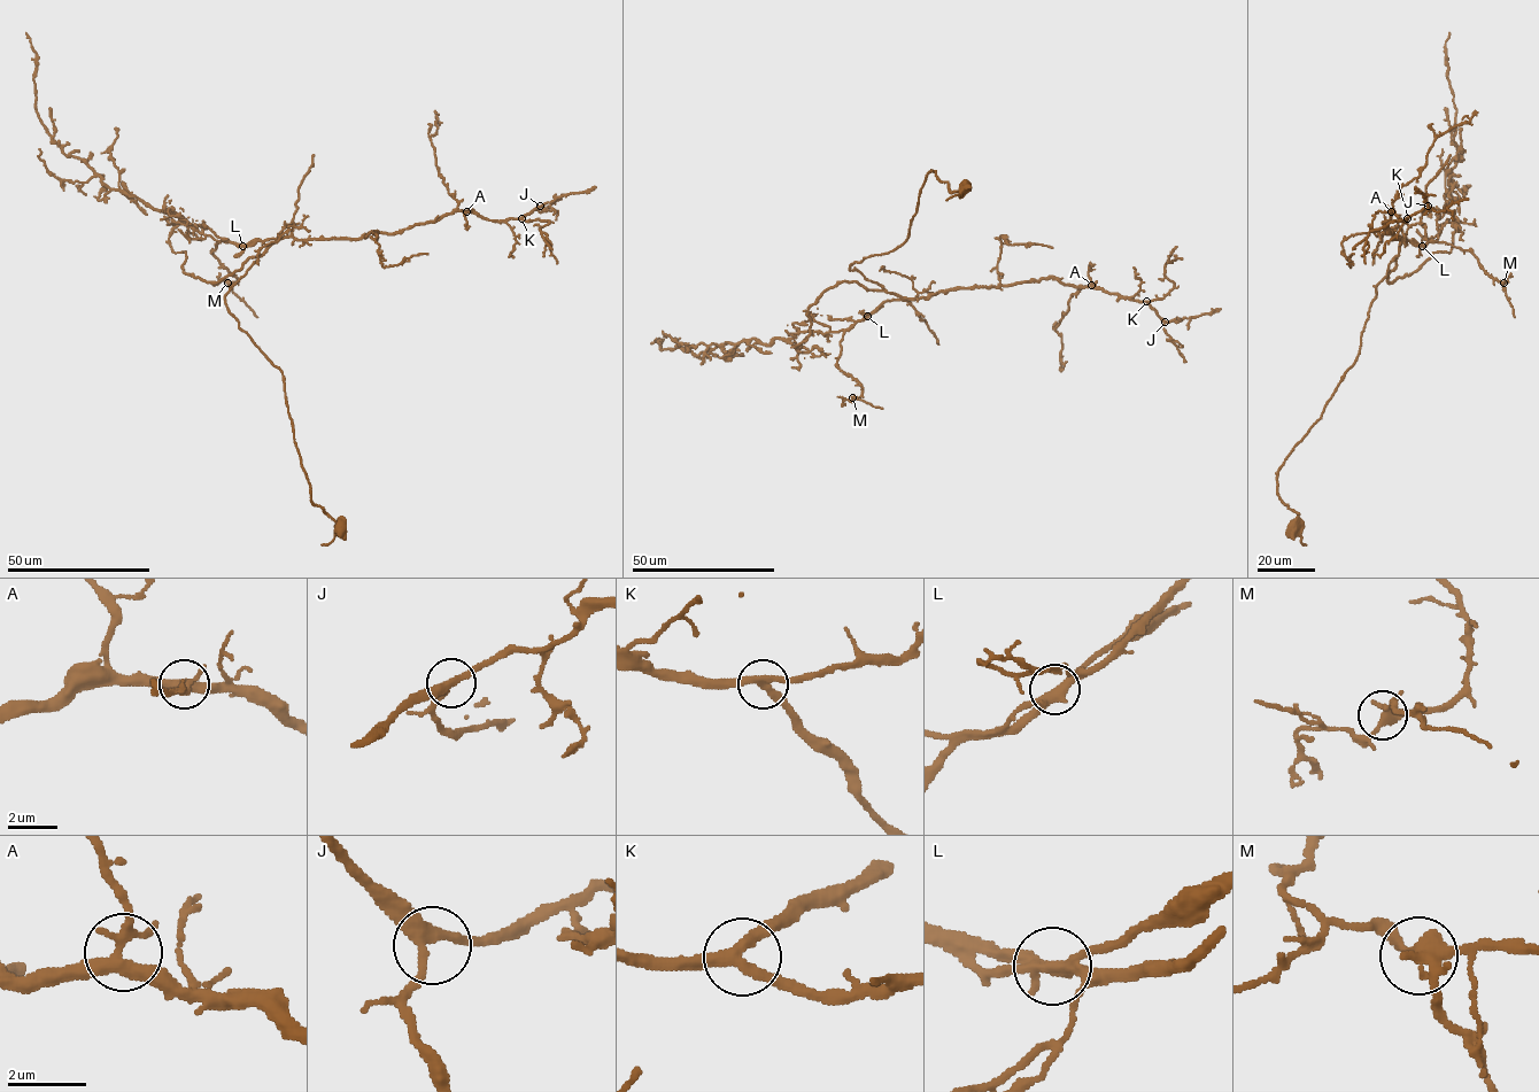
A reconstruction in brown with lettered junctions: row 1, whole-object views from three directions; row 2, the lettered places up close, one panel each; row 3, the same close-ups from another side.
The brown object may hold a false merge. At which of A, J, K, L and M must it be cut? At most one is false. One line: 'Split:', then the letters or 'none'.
Split: L

